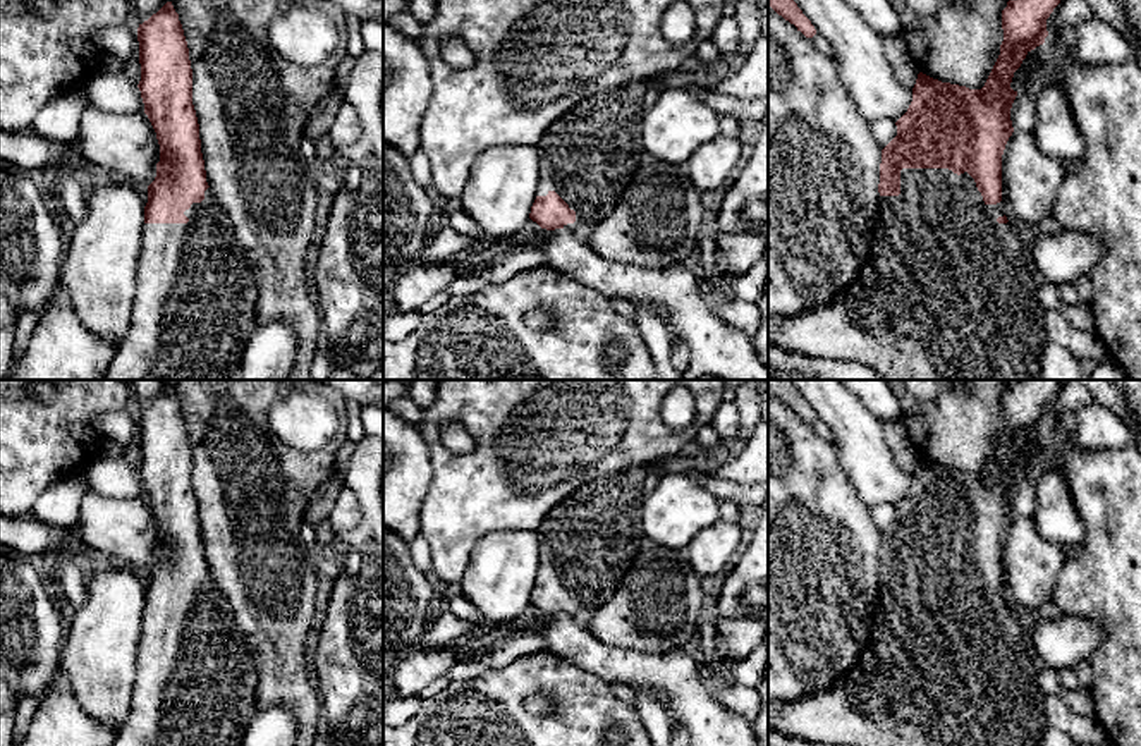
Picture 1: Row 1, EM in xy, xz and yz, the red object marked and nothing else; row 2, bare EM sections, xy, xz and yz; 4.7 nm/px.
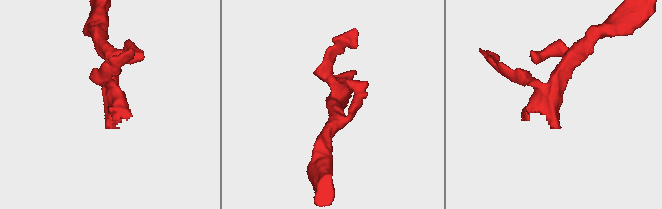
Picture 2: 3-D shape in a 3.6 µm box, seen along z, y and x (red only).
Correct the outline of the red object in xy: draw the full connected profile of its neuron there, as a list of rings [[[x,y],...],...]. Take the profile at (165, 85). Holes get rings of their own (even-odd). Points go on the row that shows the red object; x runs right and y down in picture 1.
[[[172,2],[139,24],[137,41],[137,88],[156,132],[160,162],[148,186],[131,327],[103,380],[235,380],[242,351],[259,325],[258,287],[206,182],[189,48]]]

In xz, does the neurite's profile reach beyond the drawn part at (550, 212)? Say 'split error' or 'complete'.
split error

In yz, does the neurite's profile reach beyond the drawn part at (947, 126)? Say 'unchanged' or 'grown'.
grown

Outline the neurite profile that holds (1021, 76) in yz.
[[[1043,45],[1036,46],[1034,50],[1028,52],[1026,58],[1022,60],[1021,67],[1014,72],[1010,88],[1019,95],[1024,91],[1026,84],[1029,83],[1029,77],[1034,70],[1036,62],[1041,58]]]

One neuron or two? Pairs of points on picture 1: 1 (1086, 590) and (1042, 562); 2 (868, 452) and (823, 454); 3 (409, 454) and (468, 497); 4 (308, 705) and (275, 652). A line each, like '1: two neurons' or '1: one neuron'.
1: two neurons
2: two neurons
3: two neurons
4: one neuron

